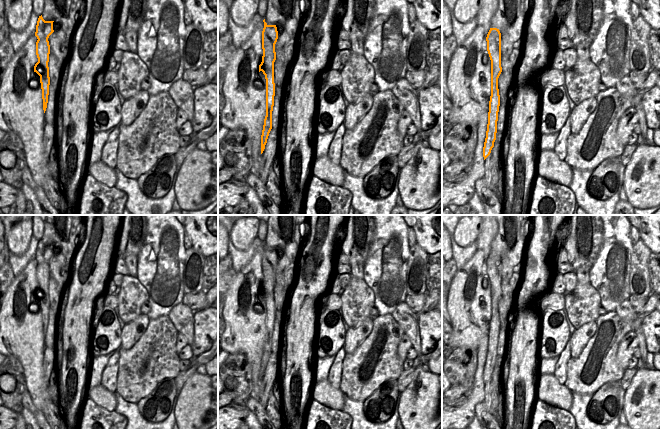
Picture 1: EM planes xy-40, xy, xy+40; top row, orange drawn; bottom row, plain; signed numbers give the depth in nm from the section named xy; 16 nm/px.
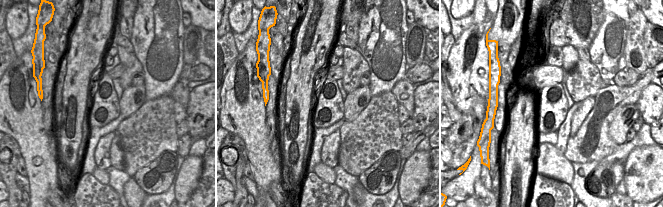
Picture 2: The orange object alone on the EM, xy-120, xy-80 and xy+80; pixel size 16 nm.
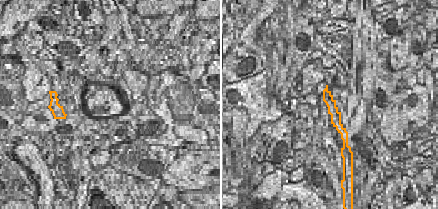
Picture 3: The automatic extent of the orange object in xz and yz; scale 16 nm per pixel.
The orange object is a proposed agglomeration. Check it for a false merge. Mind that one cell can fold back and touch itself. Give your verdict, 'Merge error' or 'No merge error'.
Merge error

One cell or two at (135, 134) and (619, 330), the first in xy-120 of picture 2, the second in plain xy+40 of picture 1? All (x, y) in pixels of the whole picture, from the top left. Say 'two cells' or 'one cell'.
one cell

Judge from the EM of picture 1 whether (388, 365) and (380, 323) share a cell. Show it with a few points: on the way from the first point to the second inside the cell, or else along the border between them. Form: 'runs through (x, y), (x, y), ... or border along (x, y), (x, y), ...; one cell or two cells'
runs through (388, 354), (389, 332); one cell

